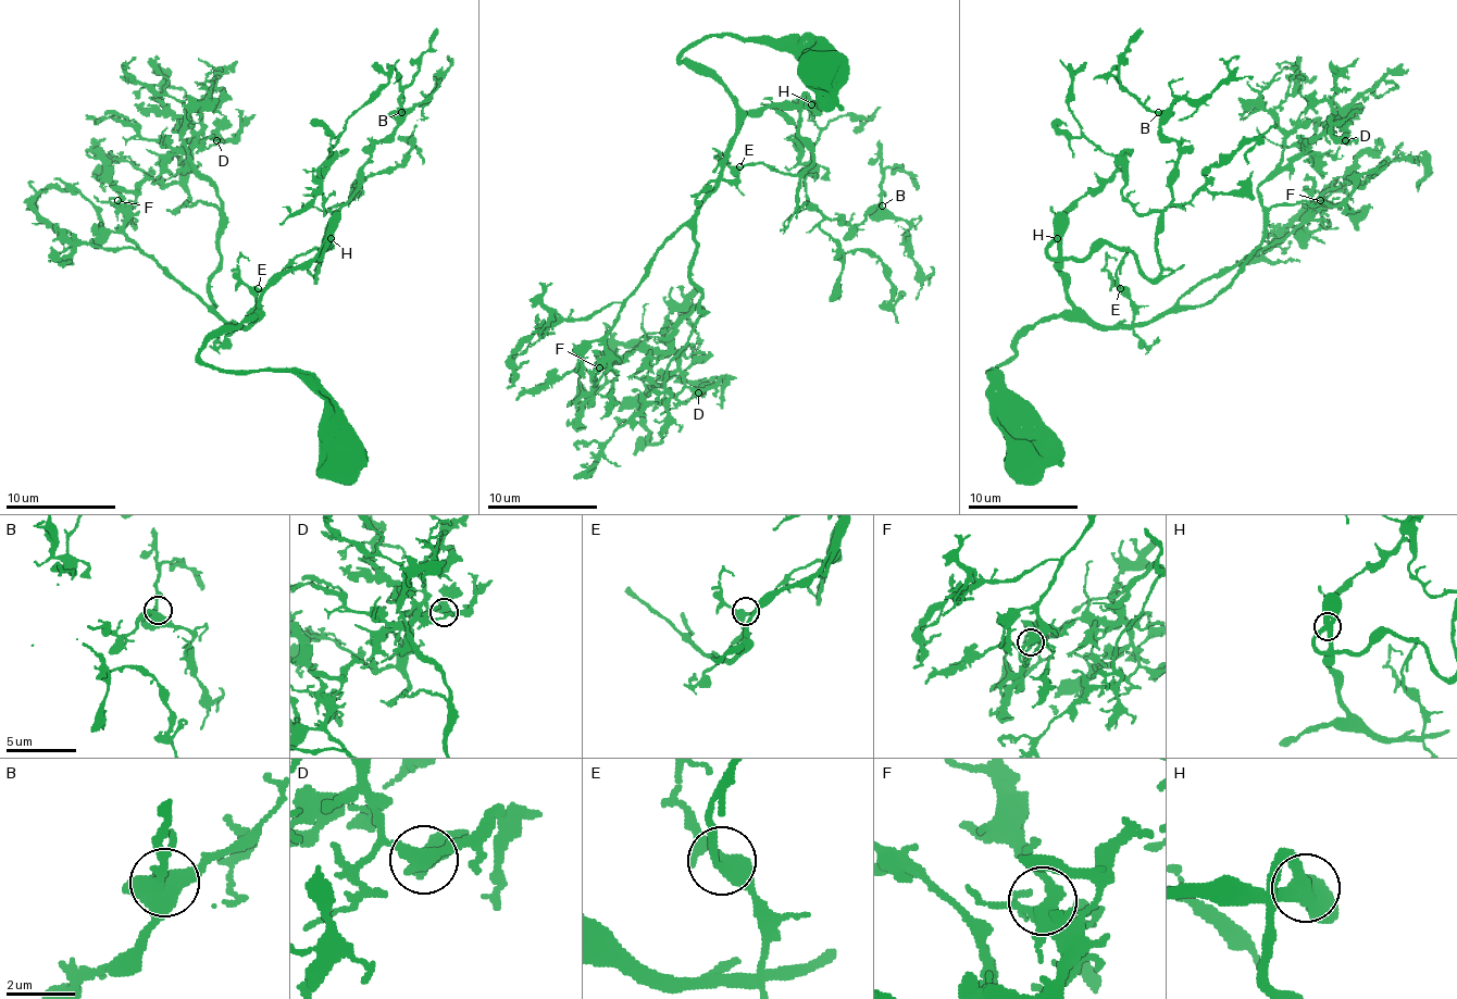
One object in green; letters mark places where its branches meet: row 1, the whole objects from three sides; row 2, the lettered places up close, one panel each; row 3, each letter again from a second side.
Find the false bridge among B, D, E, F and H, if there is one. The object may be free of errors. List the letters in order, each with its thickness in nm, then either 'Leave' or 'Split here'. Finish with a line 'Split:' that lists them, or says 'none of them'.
B: Thickness 400 nm. Leave
D: Thickness 360 nm. Leave
E: Thickness 360 nm. Leave
F: Thickness 400 nm. Leave
H: Thickness 400 nm. Leave
Split: none of them

